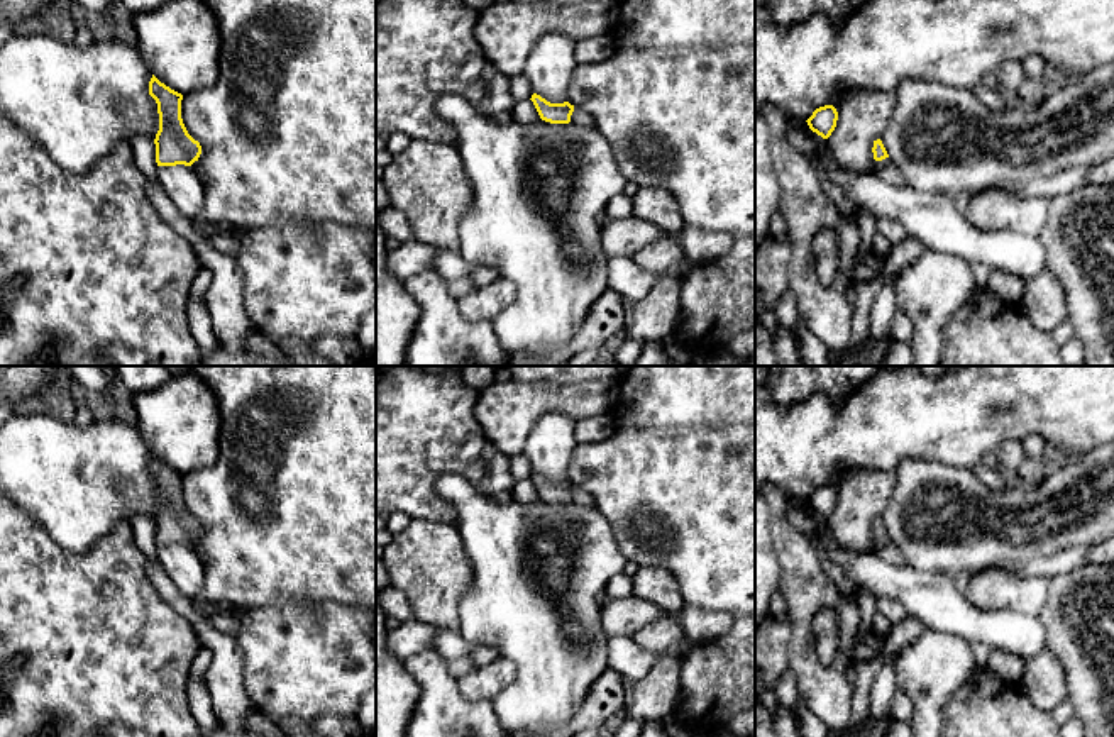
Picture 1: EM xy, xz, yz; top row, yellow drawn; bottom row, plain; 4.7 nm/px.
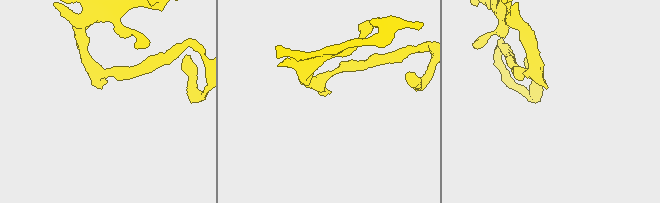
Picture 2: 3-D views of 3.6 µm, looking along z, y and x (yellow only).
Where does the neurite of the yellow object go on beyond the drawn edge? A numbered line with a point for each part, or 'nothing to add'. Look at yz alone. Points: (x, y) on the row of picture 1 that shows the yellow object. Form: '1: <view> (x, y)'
1: yz (886, 168)

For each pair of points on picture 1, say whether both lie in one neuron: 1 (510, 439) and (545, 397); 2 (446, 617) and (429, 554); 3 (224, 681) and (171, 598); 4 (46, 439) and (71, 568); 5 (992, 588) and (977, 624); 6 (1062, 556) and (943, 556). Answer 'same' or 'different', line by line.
1: same
2: same
3: same
4: different
5: different
6: same

